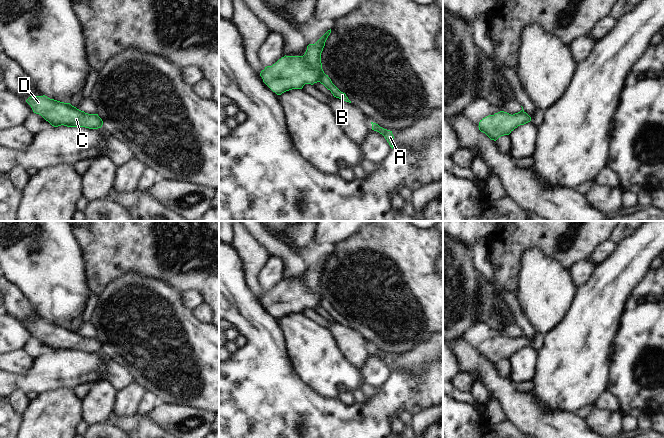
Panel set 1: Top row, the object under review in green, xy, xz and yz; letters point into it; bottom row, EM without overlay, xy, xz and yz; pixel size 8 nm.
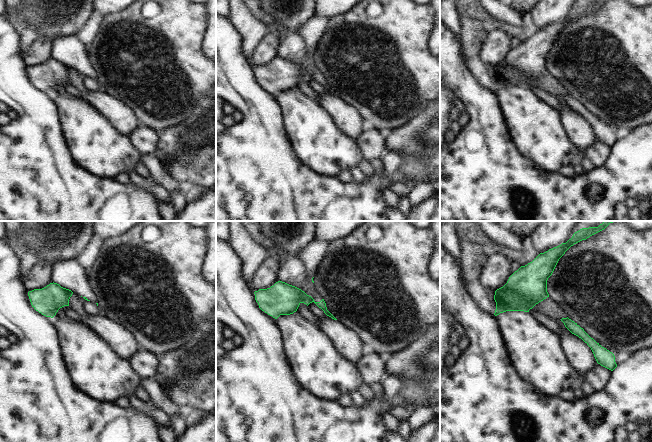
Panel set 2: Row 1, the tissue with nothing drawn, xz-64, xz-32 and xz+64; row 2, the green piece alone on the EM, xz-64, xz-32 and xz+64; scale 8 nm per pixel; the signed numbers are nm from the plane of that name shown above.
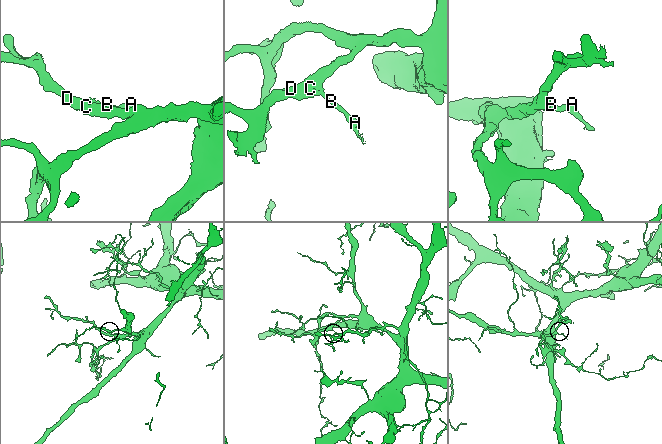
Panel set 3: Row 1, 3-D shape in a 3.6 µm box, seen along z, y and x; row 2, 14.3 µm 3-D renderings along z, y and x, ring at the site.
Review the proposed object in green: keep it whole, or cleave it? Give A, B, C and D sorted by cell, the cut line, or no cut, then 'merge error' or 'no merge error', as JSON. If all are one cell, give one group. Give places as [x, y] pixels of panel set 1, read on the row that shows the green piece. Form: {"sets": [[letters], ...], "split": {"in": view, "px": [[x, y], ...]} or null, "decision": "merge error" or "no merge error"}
{"sets": [["A", "B"], ["C", "D"]], "split": {"in": "xz", "px": [[324, 73], [318, 81]]}, "decision": "merge error"}

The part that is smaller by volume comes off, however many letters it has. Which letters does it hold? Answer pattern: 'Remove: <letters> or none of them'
Remove: A, B

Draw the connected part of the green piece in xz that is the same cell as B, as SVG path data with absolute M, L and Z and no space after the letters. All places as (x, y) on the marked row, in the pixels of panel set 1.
M325 73L320 77L319 82L323 84L328 90L331 91L334 97L342 99L351 103L345 93L341 92L331 81L331 79Z

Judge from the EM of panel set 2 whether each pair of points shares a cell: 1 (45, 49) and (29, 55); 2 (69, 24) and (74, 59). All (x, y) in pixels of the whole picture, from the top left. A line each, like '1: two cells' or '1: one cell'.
1: one cell
2: two cells

